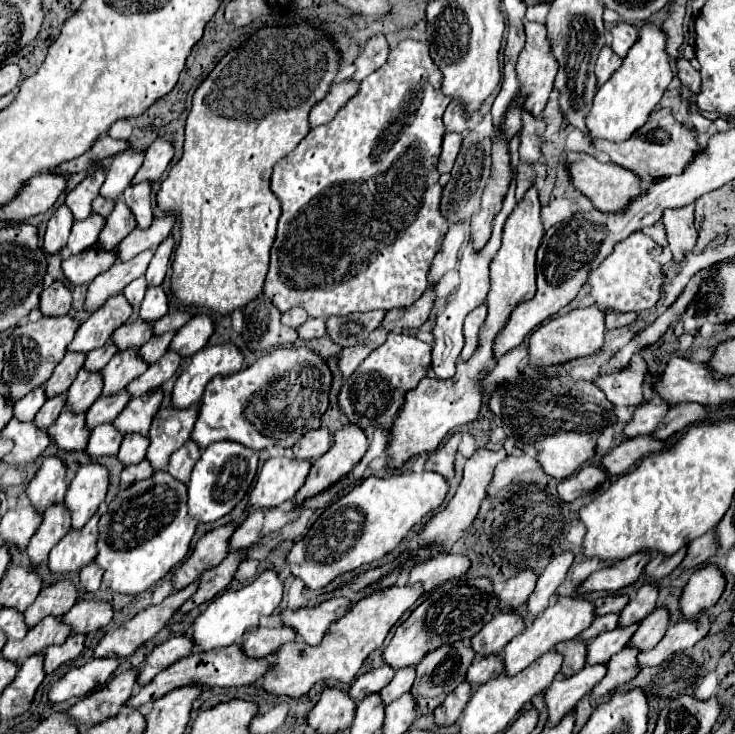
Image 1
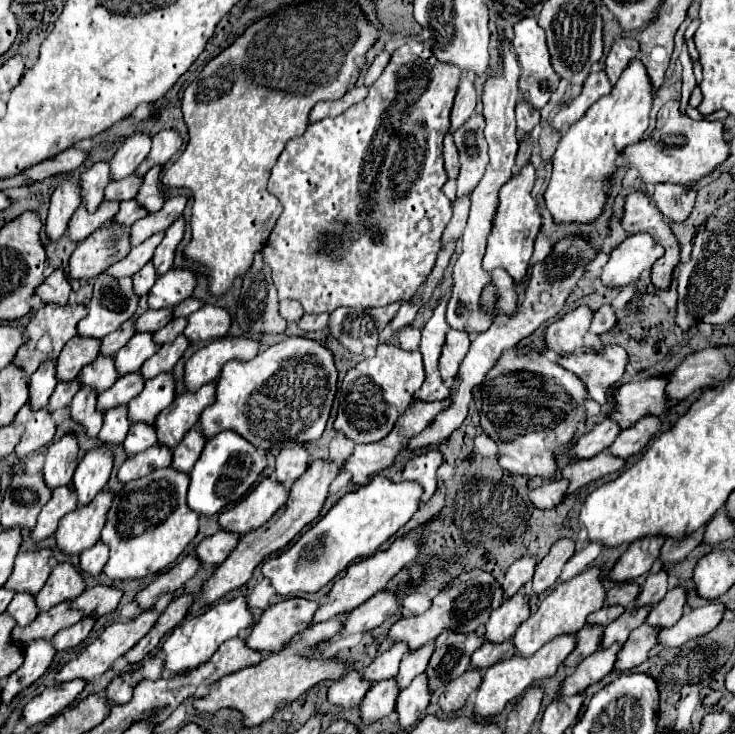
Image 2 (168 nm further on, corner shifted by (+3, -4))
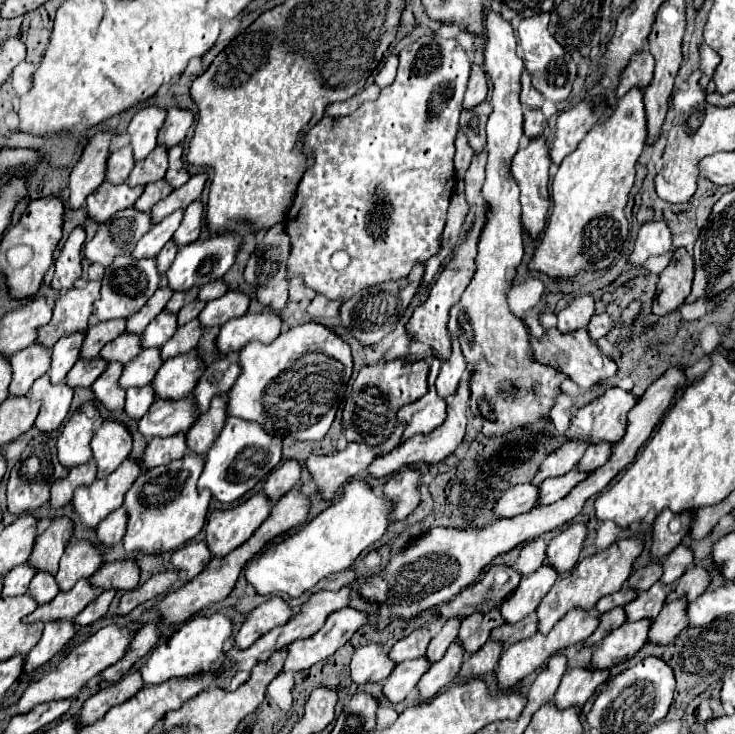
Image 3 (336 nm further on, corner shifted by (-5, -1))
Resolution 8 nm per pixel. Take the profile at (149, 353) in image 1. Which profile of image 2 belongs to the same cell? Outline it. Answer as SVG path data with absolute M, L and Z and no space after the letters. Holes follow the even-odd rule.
M172 318L162 330L154 332L154 340L156 340L158 344L172 342L178 334L182 334L184 328L186 328L186 318Z

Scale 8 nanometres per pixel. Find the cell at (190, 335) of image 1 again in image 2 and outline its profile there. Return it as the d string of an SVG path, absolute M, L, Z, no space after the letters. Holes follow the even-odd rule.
M204 304L200 310L188 316L188 326L184 330L186 338L192 344L216 340L228 334L230 328L230 314L226 308Z

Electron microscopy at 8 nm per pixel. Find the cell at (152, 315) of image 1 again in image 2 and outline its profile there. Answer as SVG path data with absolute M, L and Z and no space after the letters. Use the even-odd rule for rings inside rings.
M174 268L166 274L158 276L156 284L148 294L148 306L152 310L160 310L166 306L176 306L178 302L192 296L198 284L196 268Z

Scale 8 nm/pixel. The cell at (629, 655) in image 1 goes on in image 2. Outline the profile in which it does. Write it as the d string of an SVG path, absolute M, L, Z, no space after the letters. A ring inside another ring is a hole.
M646 622L640 628L636 628L630 634L630 638L626 640L622 652L618 654L614 668L624 672L624 670L630 670L630 668L642 664L644 660L648 660L650 650L658 644L658 632L660 632L660 628L650 628Z

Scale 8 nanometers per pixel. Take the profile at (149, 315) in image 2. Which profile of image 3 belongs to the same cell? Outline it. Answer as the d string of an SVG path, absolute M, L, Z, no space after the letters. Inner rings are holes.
M190 289L190 291L178 291L178 293L174 293L172 297L170 297L170 301L166 303L166 307L164 307L164 311L168 311L168 313L178 313L184 305L188 305L188 303L192 303L194 299L196 299L196 295L198 295L198 289Z

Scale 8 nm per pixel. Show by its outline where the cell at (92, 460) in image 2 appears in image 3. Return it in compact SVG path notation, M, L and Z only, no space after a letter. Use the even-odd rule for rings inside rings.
M104 421L92 439L92 453L98 465L98 479L106 479L130 453L132 437L124 425Z

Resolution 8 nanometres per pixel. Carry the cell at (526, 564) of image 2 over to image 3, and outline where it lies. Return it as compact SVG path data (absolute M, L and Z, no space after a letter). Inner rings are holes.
M540 537L534 541L528 541L520 551L520 557L516 561L516 571L520 575L534 573L544 563L544 557L546 557L546 543Z

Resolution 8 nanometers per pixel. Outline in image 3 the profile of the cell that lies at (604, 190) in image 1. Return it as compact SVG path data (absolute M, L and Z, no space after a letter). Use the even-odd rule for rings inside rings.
M678 247L668 267L660 273L660 281L656 285L656 303L652 305L652 313L662 317L678 309L684 303L684 299L690 295L692 277L694 277L694 259L686 247Z

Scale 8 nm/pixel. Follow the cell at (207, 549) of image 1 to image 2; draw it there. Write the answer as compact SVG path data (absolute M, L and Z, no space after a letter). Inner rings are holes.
M186 556L184 560L180 560L178 564L174 564L172 568L160 572L144 590L140 590L134 596L134 602L142 608L148 610L152 604L156 604L156 600L160 596L164 596L166 592L174 592L178 588L184 586L184 582L188 582L200 568L200 562L194 556Z

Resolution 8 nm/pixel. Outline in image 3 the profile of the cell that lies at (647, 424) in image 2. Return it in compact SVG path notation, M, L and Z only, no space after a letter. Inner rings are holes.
M596 443L596 445L590 445L586 449L584 459L580 459L578 467L590 467L592 471L598 469L598 467L602 467L610 459L612 447L614 447L614 443Z

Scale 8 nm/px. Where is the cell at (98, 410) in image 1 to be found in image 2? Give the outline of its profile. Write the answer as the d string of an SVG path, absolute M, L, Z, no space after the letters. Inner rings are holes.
M140 372L124 374L120 376L106 392L98 396L98 408L100 410L110 410L120 404L128 404L134 396L138 396L144 388L144 378Z

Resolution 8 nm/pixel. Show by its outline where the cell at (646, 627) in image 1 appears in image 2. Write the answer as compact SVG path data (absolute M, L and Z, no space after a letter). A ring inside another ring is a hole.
M676 586L672 590L668 590L666 596L650 610L646 622L650 626L662 626L662 628L674 626L682 616L684 604L686 604L686 588Z

